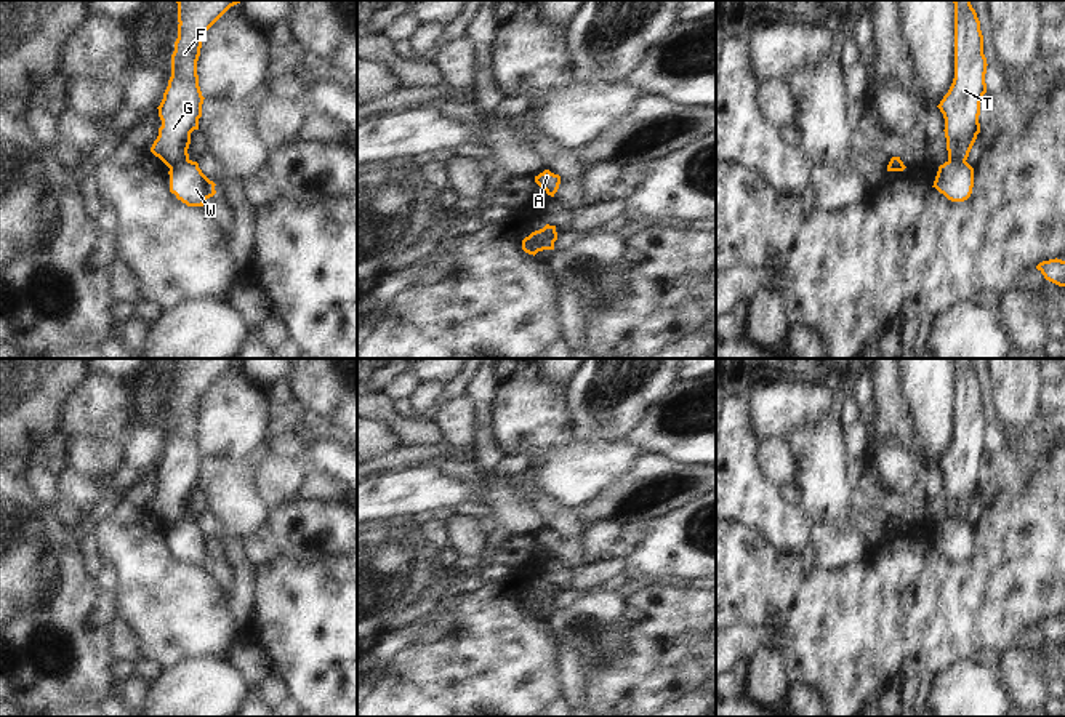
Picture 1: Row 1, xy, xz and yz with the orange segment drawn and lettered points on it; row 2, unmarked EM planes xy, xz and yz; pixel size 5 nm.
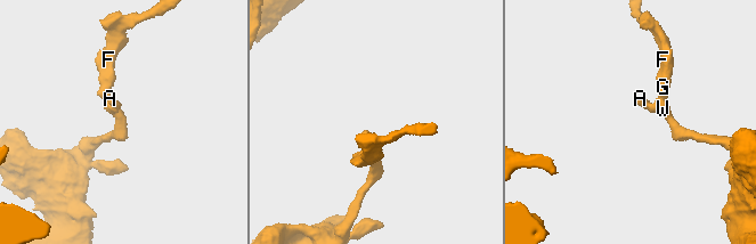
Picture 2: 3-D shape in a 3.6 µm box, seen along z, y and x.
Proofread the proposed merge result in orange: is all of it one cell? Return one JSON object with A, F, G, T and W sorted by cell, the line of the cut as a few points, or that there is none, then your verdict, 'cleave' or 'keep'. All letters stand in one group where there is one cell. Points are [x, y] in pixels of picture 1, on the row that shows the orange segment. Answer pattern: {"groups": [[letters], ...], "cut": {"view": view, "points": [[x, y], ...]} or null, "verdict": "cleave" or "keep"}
{"groups": [["A", "W"], ["F", "G", "T"]], "cut": {"view": "xz", "points": [[535, 231], [540, 250]]}, "verdict": "cleave"}

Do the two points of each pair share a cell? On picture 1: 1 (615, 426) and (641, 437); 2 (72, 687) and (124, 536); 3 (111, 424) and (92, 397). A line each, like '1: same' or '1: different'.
1: different
2: different
3: same

